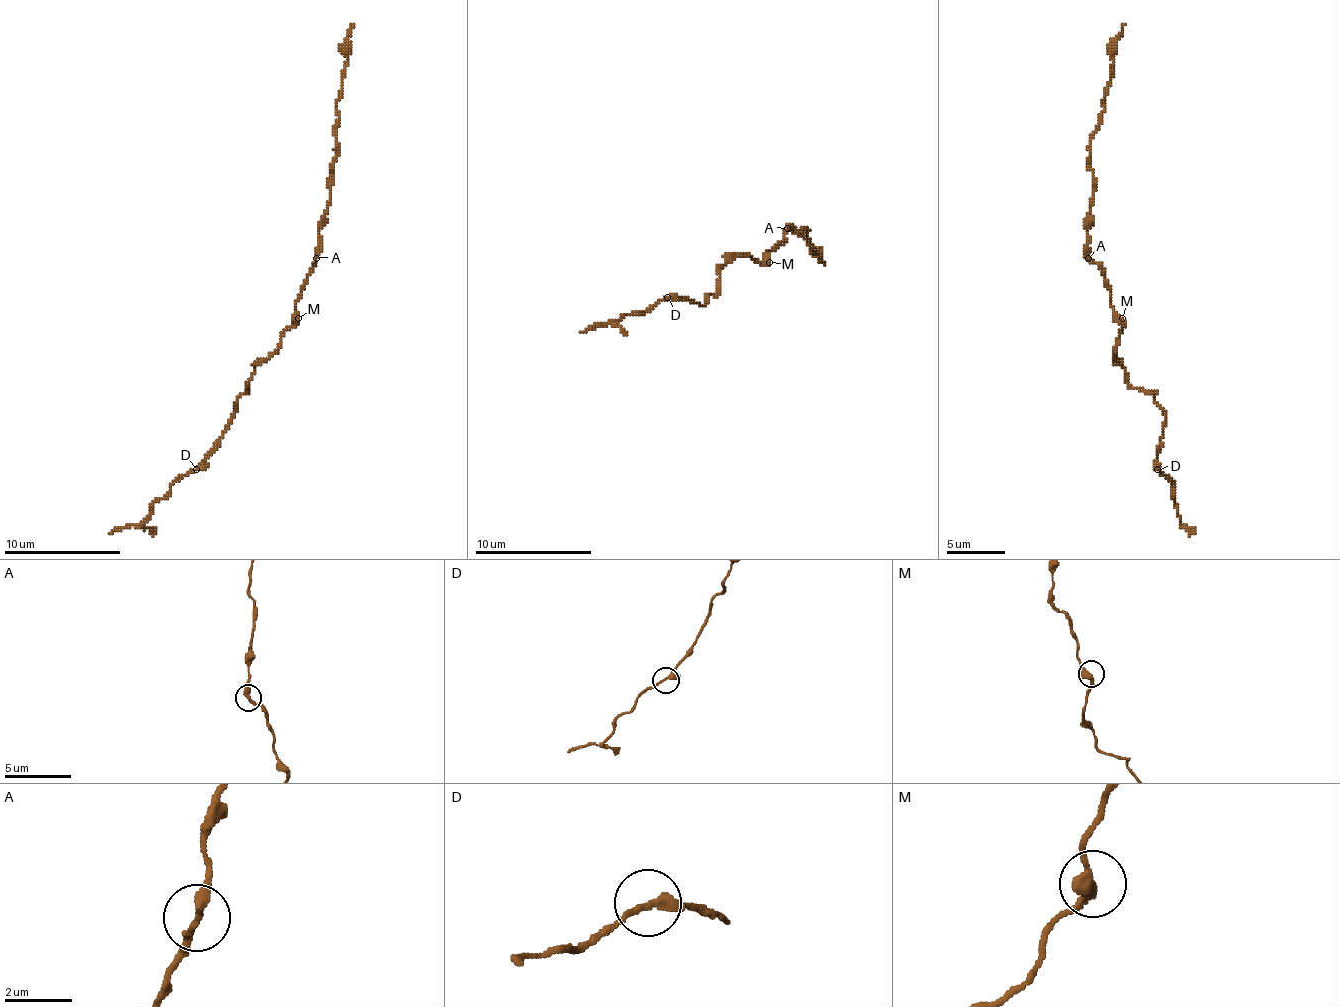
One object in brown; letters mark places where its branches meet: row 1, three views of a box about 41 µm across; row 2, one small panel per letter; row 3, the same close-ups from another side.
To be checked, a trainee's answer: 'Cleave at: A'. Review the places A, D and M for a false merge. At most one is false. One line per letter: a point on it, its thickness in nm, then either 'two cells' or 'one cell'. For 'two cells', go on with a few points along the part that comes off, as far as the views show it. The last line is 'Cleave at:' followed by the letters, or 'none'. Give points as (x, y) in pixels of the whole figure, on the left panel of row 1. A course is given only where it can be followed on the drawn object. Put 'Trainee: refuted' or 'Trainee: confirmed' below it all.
A: at (316, 258); 280 nm thick; one cell
D: at (196, 469); 280 nm thick; one cell
M: at (298, 318); 400 nm thick; one cell
Cleave at: none
Trainee: refuted

